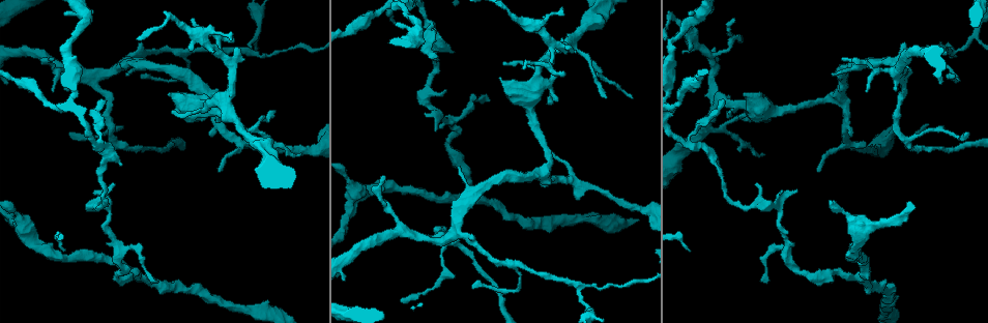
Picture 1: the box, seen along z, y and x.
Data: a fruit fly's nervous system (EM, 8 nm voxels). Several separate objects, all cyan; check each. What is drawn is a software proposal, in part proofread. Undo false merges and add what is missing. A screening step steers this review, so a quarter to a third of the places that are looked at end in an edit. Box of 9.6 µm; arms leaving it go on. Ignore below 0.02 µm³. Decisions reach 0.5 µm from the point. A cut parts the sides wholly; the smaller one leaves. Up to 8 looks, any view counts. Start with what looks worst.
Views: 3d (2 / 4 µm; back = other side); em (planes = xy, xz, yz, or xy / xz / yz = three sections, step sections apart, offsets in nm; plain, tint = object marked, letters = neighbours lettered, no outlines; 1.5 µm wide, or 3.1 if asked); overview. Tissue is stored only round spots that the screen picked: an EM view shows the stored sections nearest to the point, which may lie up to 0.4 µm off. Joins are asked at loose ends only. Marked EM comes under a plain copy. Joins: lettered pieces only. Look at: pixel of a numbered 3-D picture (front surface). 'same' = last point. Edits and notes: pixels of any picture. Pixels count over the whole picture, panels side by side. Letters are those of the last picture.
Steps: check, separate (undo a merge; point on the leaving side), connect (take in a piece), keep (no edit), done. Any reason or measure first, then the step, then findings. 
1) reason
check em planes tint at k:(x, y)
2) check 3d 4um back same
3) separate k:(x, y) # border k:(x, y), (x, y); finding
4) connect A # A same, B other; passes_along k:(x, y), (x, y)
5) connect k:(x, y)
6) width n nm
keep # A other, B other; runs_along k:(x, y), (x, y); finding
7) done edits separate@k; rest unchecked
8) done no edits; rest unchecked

free end
check 3d 4um at 1:(213, 52)

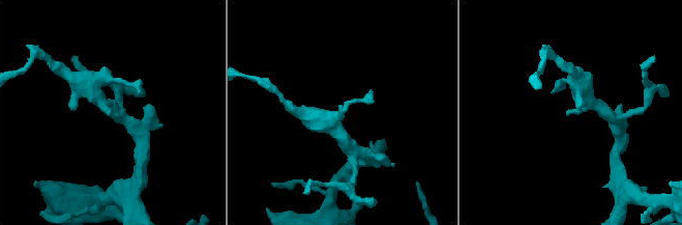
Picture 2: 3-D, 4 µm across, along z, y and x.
arm_widths 240, 360 nm; now the EM
check em xz step 8 tint at 2:(568, 114)

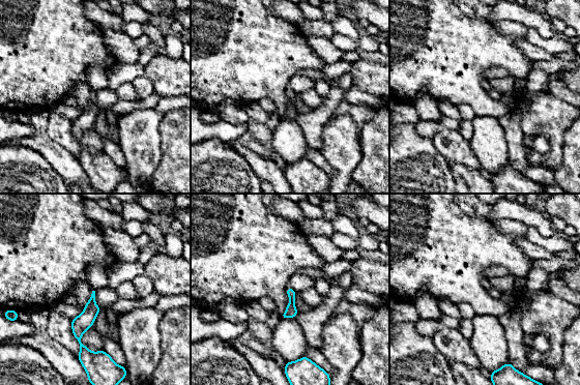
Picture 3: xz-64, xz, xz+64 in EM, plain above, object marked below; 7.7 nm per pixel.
cut it another way
check em planes letters same

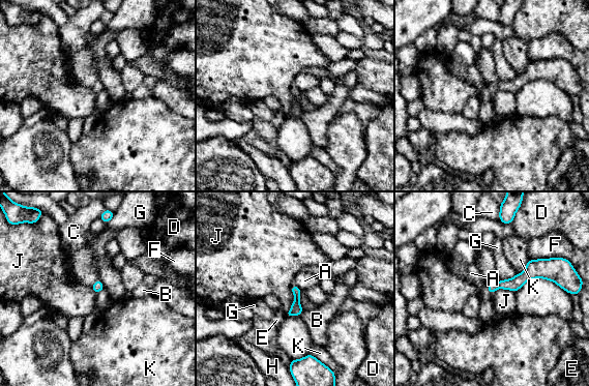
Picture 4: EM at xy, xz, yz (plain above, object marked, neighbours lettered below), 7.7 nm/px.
longest_contact J 240 nm
keep # A other, B other, C other, D other, E other, F other, G other, H other, J other, K other; border 4:(293, 285), (294, 300), (286, 313); none of them fits

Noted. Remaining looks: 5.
thin end
check em xz step 4 tint at 1:(451, 51)

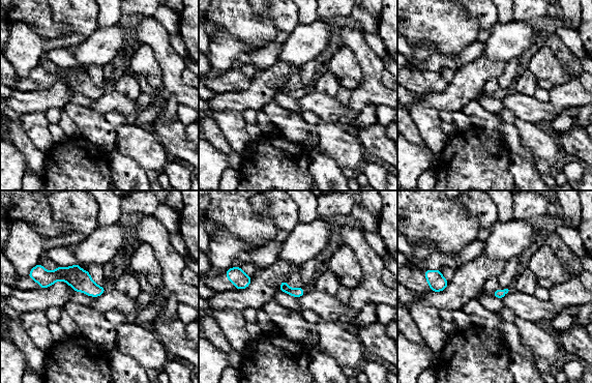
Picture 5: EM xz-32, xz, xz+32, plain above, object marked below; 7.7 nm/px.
another direction
check em planes letters same

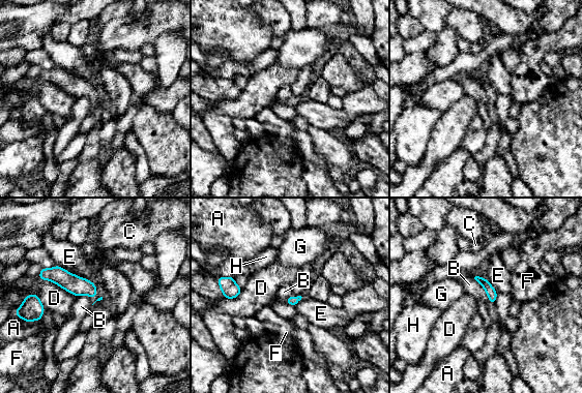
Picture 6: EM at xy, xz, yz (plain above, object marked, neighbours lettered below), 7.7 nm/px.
longest_contact E 360 nm
keep # A other, B other, C other, D other, E other, F other, G other, H other; none of them fits

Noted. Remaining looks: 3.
tapers out
check em xy step 4 letters at 1:(724, 100)

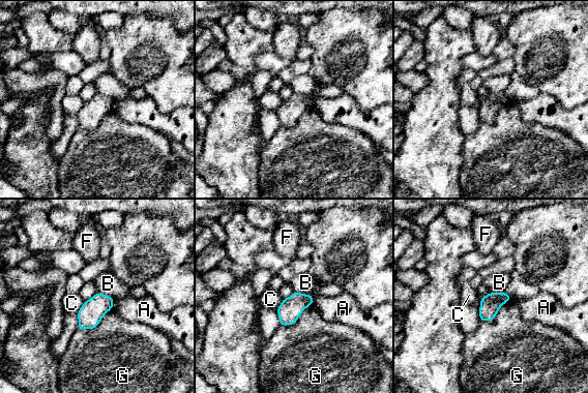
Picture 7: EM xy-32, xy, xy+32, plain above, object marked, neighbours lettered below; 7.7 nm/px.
cut it another way
check em planes letters same

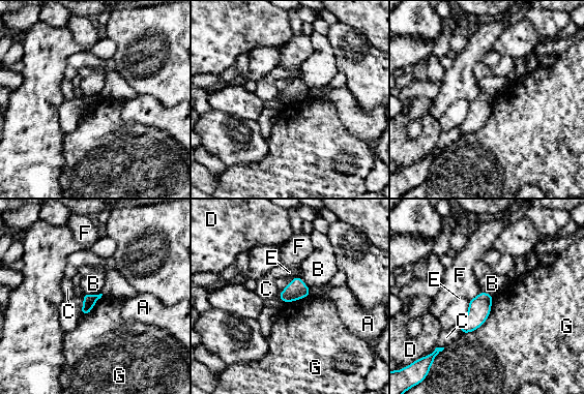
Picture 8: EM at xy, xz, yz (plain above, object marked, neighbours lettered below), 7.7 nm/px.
width 100 nm
keep # A other, B other, C other, D other, E other, F other, G other; border 8:(493, 297), (488, 317), (462, 333); none of them fits

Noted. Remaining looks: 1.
done no edits; rest unchecked

